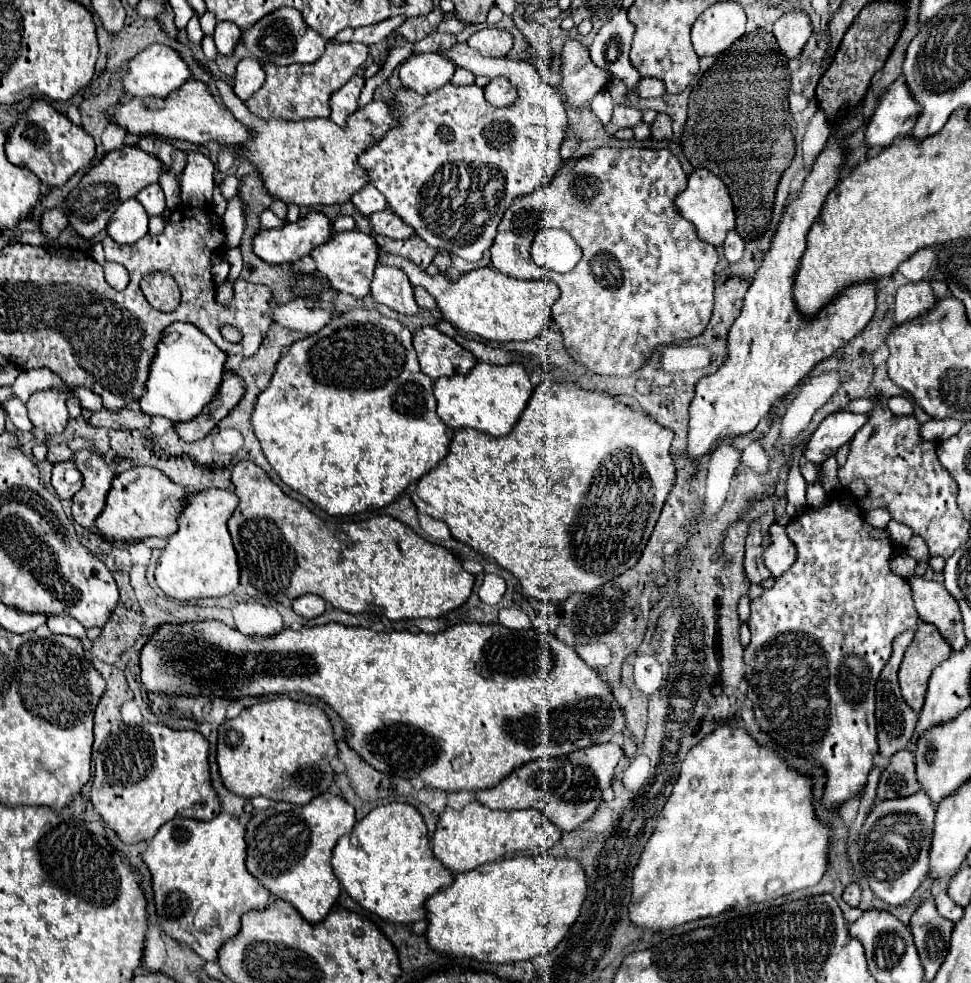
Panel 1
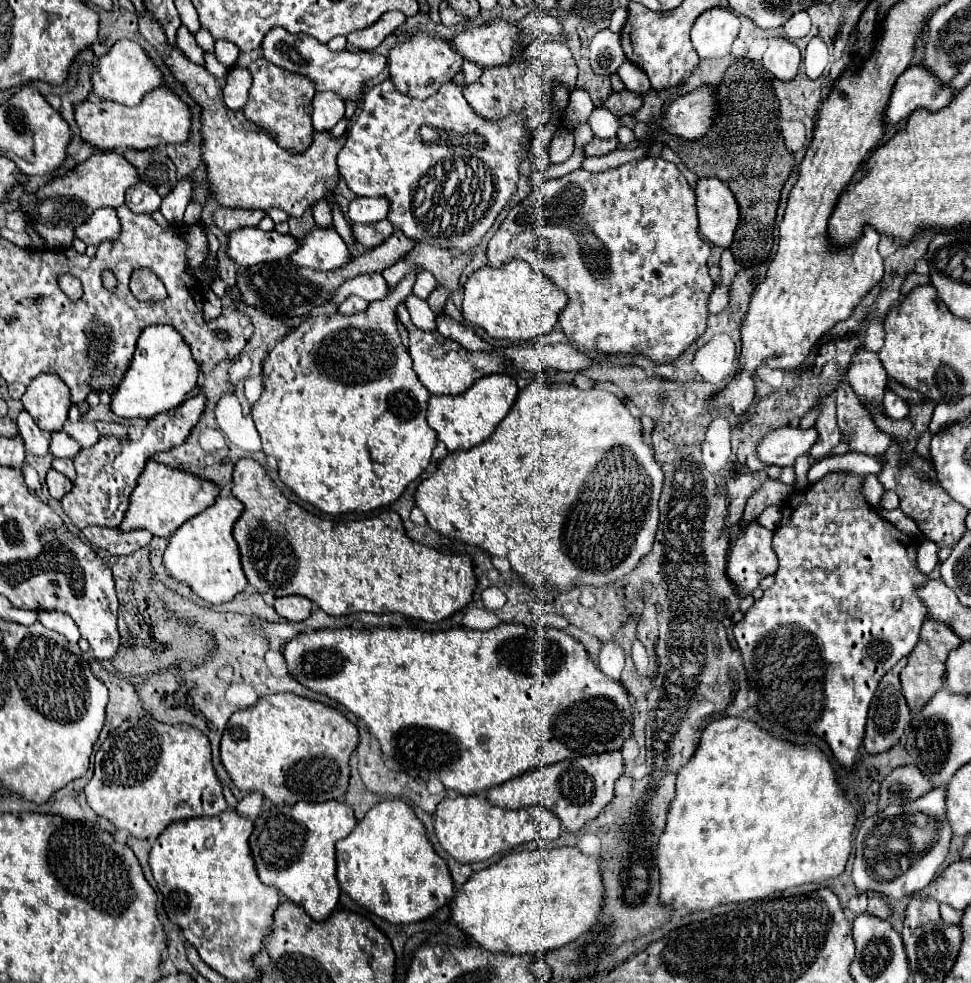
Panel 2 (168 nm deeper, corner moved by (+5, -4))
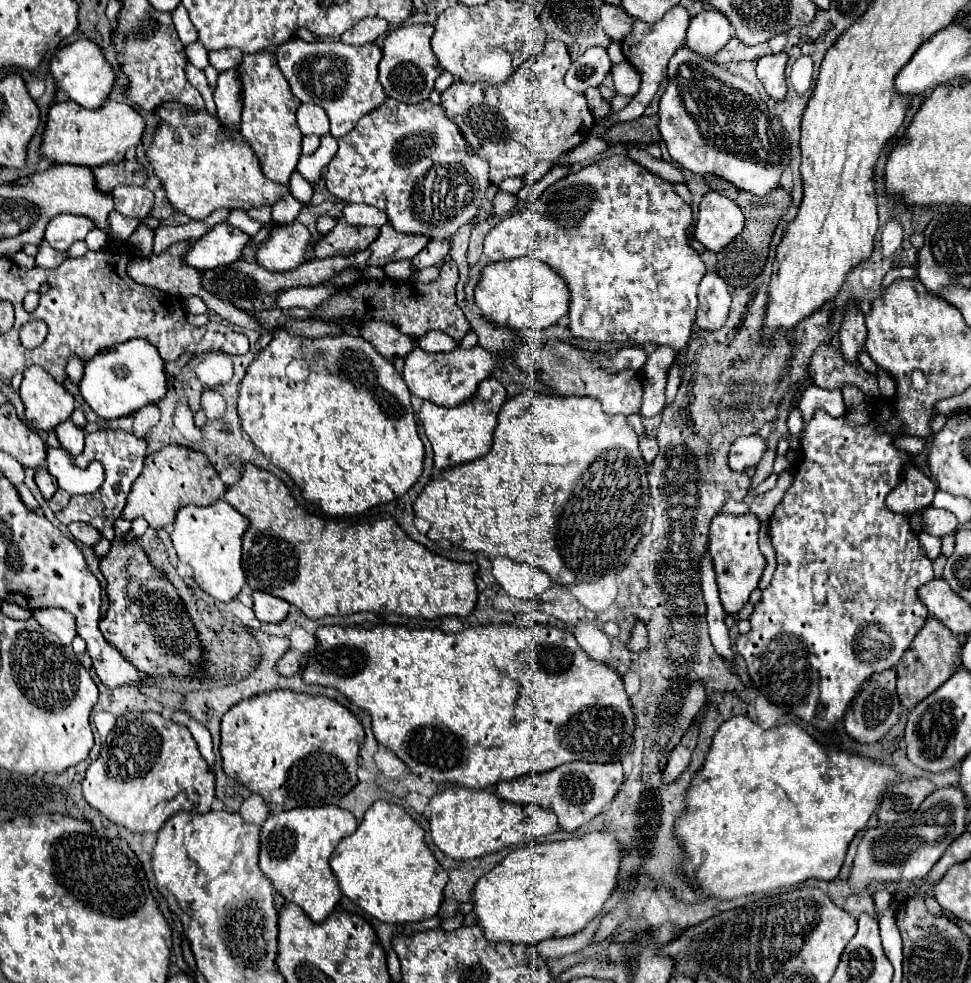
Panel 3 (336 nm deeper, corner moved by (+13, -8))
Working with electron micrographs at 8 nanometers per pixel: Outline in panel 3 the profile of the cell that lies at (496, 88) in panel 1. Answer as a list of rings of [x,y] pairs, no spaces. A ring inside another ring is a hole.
[[[548,40],[540,54],[520,64],[512,80],[500,86],[454,82],[440,94],[444,114],[456,122],[470,152],[488,160],[490,184],[498,186],[508,176],[526,176],[536,162],[552,162],[588,138],[584,134],[592,130],[594,116],[586,106],[586,98],[566,88],[564,74],[568,66],[566,46],[560,40]]]

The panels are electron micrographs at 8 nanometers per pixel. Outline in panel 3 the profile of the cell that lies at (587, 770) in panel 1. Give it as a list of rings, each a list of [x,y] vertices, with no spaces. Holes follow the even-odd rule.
[[[570,762],[562,764],[550,772],[528,774],[508,782],[496,784],[496,794],[502,800],[514,804],[538,804],[542,808],[554,810],[558,816],[558,824],[566,832],[576,832],[580,826],[590,822],[594,816],[602,812],[602,808],[616,796],[620,784],[624,782],[622,764],[590,764],[590,762]]]

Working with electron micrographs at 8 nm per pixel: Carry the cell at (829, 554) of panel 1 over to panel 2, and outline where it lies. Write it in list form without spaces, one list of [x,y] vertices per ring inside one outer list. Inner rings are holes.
[[[830,472],[822,480],[818,480],[816,484],[810,484],[804,494],[792,494],[782,504],[782,508],[784,508],[782,514],[784,516],[782,516],[782,522],[780,522],[778,530],[774,532],[774,552],[778,554],[778,560],[780,560],[780,568],[774,574],[776,582],[774,582],[772,588],[764,590],[764,596],[758,598],[752,604],[752,608],[744,614],[744,620],[734,626],[734,638],[740,646],[744,666],[746,666],[746,672],[748,672],[748,684],[750,684],[752,692],[758,696],[756,706],[758,706],[758,712],[762,714],[762,718],[766,718],[772,724],[778,724],[778,726],[782,726],[790,732],[796,732],[796,734],[818,736],[820,740],[824,740],[830,746],[834,758],[846,770],[850,770],[852,766],[856,766],[862,760],[860,750],[864,746],[864,724],[866,724],[866,718],[868,718],[870,700],[874,696],[874,690],[876,690],[880,678],[902,656],[908,656],[912,652],[914,644],[918,642],[924,618],[926,618],[926,608],[922,606],[920,598],[914,594],[914,588],[928,580],[928,576],[922,574],[916,566],[918,544],[916,544],[914,538],[902,534],[896,526],[892,526],[888,520],[884,520],[876,514],[876,510],[858,492],[862,482],[864,482],[864,476],[856,476],[856,474],[848,474],[848,472]],[[896,600],[900,600],[898,610],[894,608]],[[784,690],[788,690],[788,692],[784,692]]]

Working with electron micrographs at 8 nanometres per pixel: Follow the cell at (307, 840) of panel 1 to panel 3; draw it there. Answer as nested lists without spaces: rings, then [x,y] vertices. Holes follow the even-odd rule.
[[[338,806],[296,808],[272,814],[262,824],[260,870],[272,880],[274,888],[288,902],[300,906],[314,922],[322,922],[334,910],[342,896],[328,860],[338,842],[352,834],[356,826],[358,824],[352,812]]]

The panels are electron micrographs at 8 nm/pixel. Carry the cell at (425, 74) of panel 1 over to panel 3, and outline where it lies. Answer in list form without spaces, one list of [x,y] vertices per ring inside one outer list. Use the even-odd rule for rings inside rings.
[[[402,24],[388,32],[382,46],[380,68],[380,84],[390,98],[396,98],[404,104],[418,104],[428,98],[434,90],[434,80],[442,74],[442,68],[432,52],[430,38],[434,28],[430,24]]]

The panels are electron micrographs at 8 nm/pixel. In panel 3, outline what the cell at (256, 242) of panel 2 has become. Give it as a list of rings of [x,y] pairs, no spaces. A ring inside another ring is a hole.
[[[222,222],[216,224],[202,238],[194,240],[182,260],[196,270],[226,266],[240,258],[246,242],[248,236],[244,232]]]

